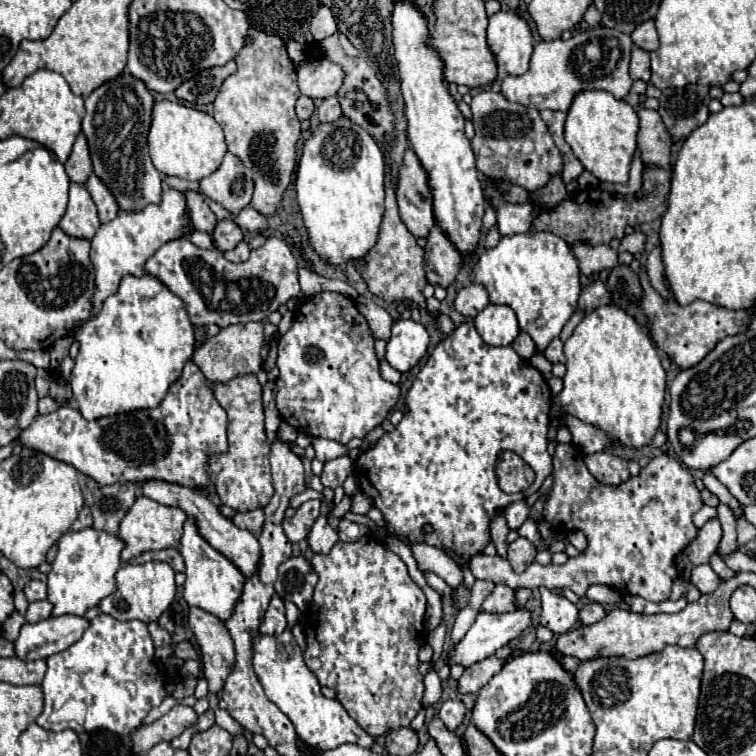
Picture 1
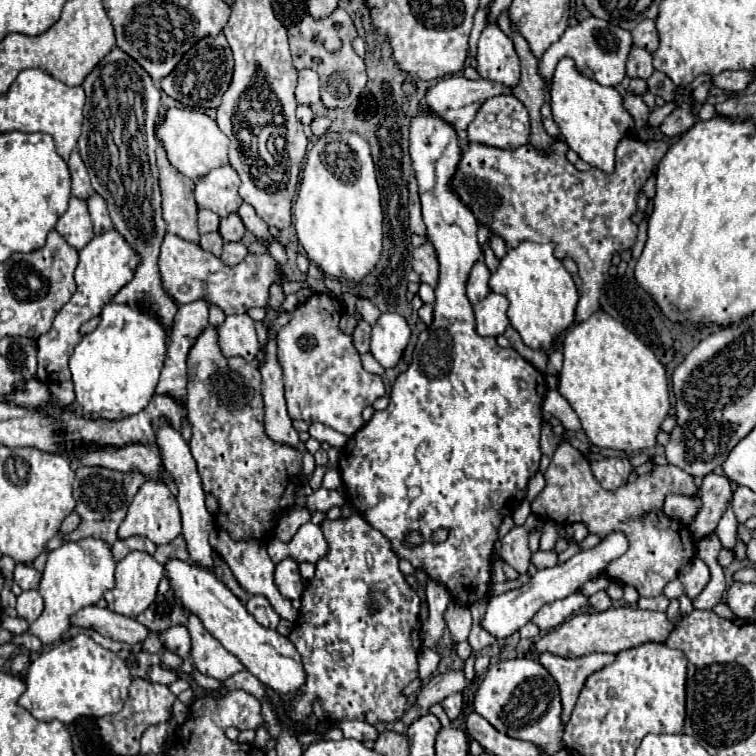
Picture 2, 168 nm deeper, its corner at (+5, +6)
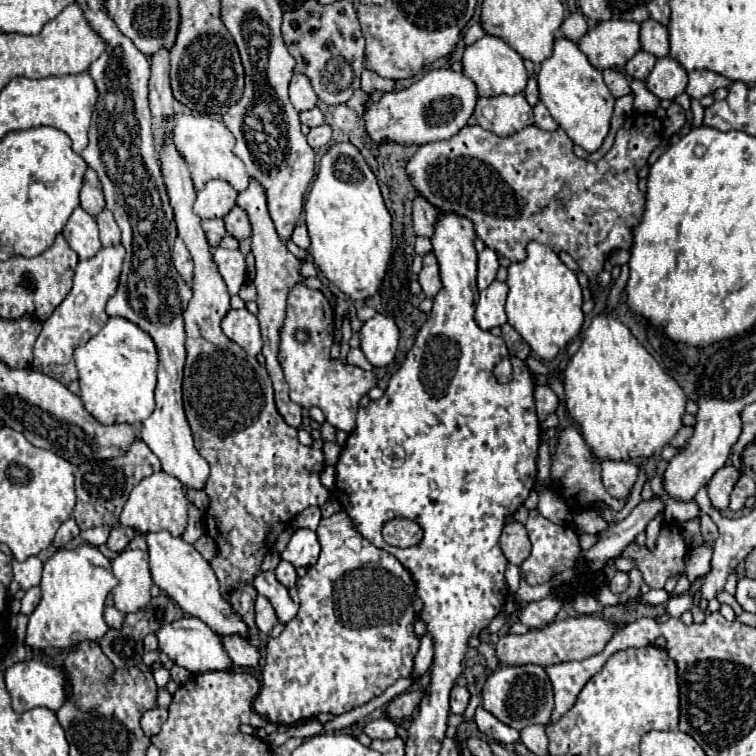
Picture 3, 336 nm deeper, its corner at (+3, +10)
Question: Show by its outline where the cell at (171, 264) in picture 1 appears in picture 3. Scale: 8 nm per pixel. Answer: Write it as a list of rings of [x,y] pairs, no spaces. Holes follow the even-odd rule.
[[[181,238],[175,240],[175,246],[171,250],[171,258],[173,258],[173,264],[175,264],[177,272],[183,276],[183,280],[187,284],[191,284],[191,280],[193,280],[193,260],[191,260],[189,250],[187,250],[187,246]]]

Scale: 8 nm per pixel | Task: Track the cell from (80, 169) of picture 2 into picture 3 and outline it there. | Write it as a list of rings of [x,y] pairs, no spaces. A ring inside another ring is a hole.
[[[91,168],[85,174],[85,184],[81,190],[81,208],[89,212],[91,216],[97,216],[97,212],[105,208],[105,196],[101,192],[101,182],[97,180],[97,172],[93,172]]]

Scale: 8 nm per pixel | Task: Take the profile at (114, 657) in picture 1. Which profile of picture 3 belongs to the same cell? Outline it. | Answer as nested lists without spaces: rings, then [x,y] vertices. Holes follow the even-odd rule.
[[[25,660],[5,668],[3,678],[15,712],[25,712],[37,706],[57,712],[67,700],[67,674],[63,668],[53,668],[39,660]]]

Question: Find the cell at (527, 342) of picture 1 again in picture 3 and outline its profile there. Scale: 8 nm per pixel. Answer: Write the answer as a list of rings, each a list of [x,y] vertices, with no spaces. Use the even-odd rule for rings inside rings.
[[[503,324],[501,326],[501,332],[503,332],[503,338],[507,342],[507,348],[511,354],[515,354],[519,360],[525,360],[531,352],[529,344],[519,336],[519,332],[515,332],[515,328],[511,324]]]

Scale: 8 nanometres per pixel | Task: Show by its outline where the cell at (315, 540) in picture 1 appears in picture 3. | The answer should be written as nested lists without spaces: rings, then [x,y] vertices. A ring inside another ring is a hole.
[[[301,528],[301,530],[295,530],[295,534],[291,536],[287,548],[281,552],[281,560],[291,562],[295,568],[299,566],[309,568],[317,562],[319,552],[321,552],[321,546],[319,546],[317,534],[313,530]]]

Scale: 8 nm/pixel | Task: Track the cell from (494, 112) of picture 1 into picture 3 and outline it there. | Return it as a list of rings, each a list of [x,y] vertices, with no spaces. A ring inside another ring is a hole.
[[[523,94],[479,98],[475,116],[481,128],[497,136],[511,136],[533,122],[533,108]]]

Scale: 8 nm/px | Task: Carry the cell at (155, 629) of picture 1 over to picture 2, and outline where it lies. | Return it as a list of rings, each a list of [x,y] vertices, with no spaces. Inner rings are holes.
[[[153,632],[153,634],[149,634],[145,640],[143,640],[143,648],[147,650],[147,652],[161,652],[163,650],[163,642],[161,642],[161,638]]]

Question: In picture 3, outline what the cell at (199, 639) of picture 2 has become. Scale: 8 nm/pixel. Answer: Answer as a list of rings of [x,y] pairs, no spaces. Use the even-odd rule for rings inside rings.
[[[229,636],[223,638],[223,646],[229,652],[229,658],[233,660],[235,666],[239,668],[257,668],[259,660],[261,660],[261,652],[257,646],[249,644],[249,640],[245,640],[245,636]]]

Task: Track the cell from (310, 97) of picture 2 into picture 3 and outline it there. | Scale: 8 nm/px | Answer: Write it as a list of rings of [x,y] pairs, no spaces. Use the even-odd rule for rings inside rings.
[[[303,74],[293,76],[293,80],[289,84],[289,98],[291,98],[291,104],[295,106],[297,112],[311,110],[317,104],[317,94],[313,92],[309,80]]]

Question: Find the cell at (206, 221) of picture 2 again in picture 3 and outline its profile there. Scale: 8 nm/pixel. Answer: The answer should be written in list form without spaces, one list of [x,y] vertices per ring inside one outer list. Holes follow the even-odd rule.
[[[203,220],[203,230],[207,234],[207,240],[209,244],[215,248],[219,246],[221,238],[225,236],[225,226],[223,226],[223,220]]]

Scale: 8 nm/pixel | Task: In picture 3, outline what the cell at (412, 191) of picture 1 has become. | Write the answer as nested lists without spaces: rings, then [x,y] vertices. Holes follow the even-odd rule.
[[[417,196],[415,202],[413,202],[413,228],[415,228],[415,234],[431,238],[435,234],[435,224],[437,224],[437,210],[427,200]]]

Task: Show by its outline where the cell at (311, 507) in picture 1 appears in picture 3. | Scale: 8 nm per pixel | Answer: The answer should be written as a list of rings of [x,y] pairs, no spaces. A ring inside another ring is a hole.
[[[325,442],[325,444],[323,444],[323,452],[325,452],[325,462],[327,462],[329,466],[333,466],[333,464],[337,462],[337,456],[339,456],[341,448],[339,448],[335,442]]]

